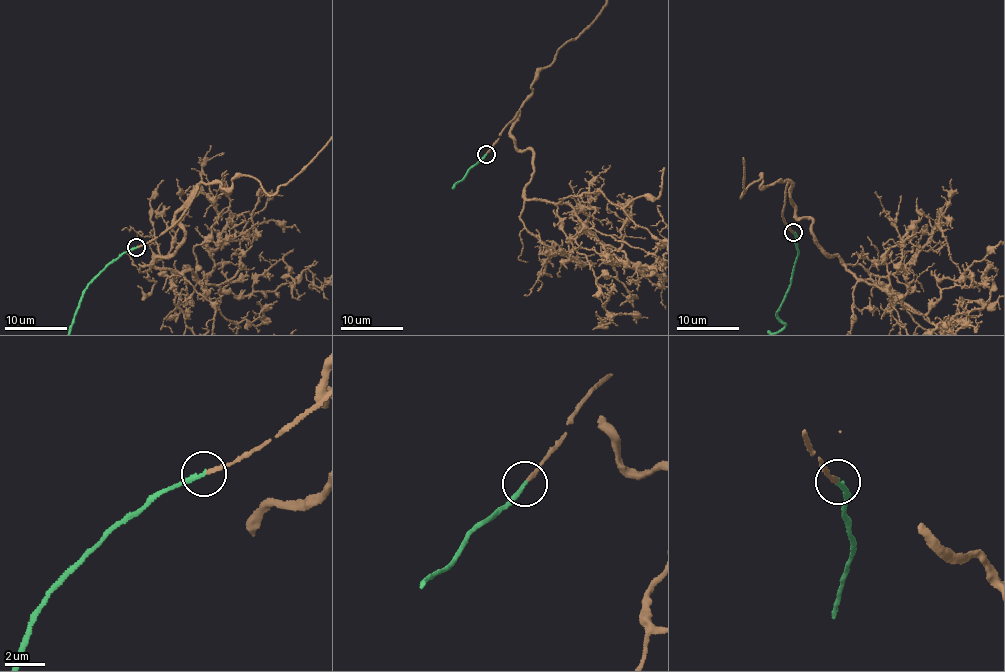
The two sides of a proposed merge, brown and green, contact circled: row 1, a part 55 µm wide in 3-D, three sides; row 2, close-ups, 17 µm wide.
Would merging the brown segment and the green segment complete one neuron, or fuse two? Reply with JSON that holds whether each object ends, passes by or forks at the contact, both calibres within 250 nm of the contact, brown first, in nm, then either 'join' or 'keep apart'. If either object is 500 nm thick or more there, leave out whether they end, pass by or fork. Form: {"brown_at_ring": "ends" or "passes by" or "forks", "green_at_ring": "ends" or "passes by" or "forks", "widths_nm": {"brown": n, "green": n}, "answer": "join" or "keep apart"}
{"brown_at_ring": "ends", "green_at_ring": "ends", "widths_nm": {"brown": 190, "green": 240}, "answer": "join"}

